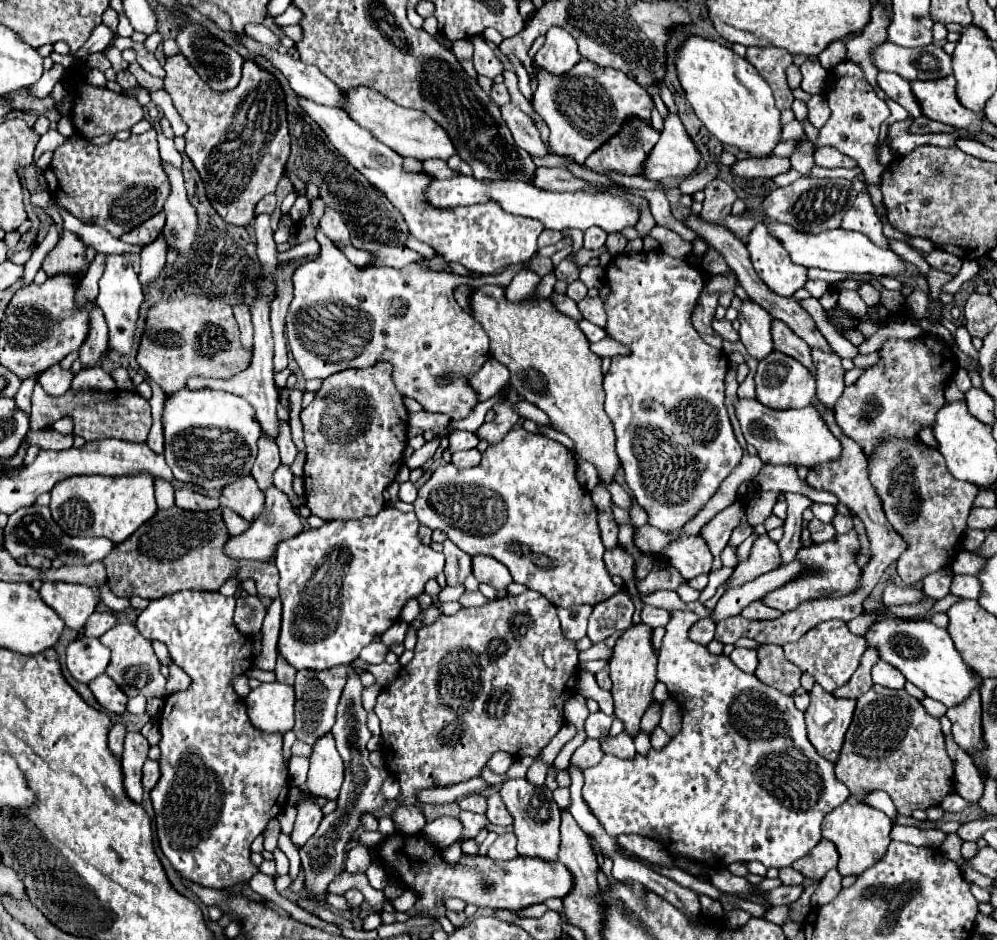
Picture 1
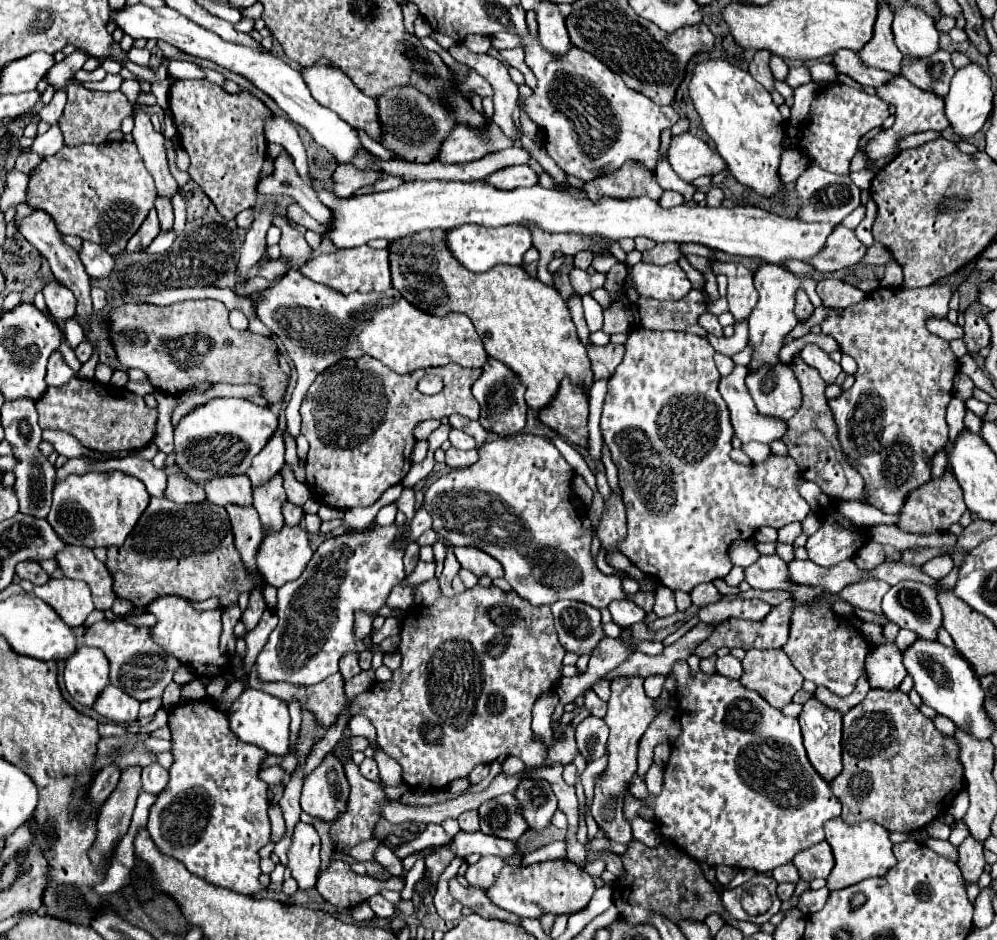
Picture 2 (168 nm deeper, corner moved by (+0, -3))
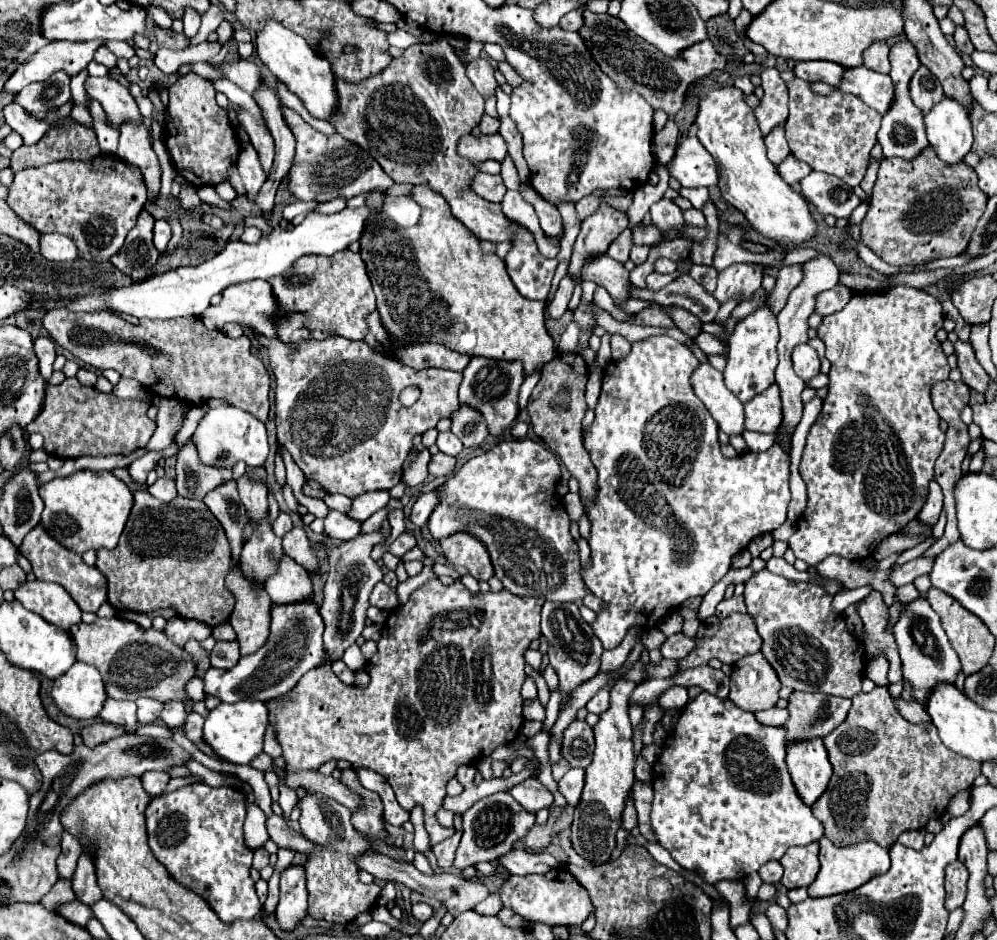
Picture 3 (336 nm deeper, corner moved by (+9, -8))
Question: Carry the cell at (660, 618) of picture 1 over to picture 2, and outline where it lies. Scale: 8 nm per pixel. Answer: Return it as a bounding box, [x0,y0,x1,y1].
[608,599,646,627]

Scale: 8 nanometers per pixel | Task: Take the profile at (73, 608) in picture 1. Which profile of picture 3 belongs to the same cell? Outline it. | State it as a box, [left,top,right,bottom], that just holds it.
[15,582,81,630]

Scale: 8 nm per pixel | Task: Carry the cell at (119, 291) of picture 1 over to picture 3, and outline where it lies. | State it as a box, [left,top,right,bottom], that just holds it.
[41,234,79,262]

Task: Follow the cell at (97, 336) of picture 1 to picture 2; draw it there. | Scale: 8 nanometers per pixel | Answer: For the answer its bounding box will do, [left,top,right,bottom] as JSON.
[18,211,92,325]

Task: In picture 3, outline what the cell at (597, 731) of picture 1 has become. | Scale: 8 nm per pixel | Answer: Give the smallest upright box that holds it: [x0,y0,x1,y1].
[563,720,593,768]

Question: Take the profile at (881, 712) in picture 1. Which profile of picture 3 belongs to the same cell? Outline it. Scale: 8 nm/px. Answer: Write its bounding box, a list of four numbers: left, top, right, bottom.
[811,686,981,846]

